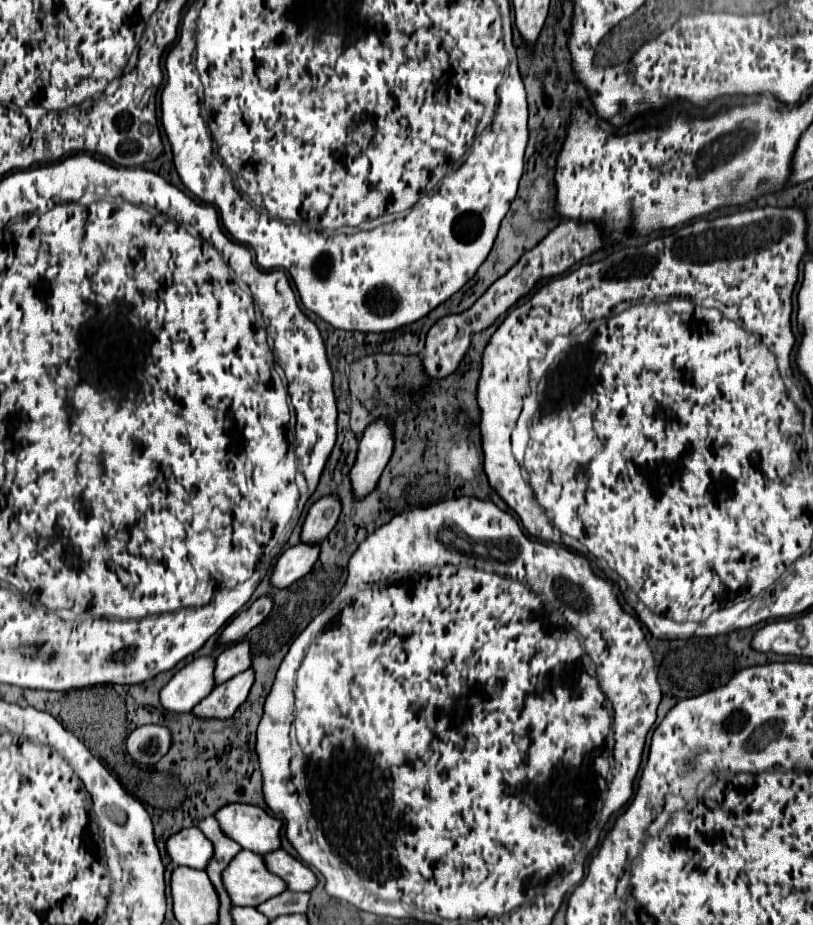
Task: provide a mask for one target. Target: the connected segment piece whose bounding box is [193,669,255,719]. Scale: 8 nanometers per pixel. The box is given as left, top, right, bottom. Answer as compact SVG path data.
M251 669L235 675L227 683L215 685L215 689L195 705L193 713L197 717L215 717L215 719L229 719L239 705L247 699L247 693L255 681L255 673Z

